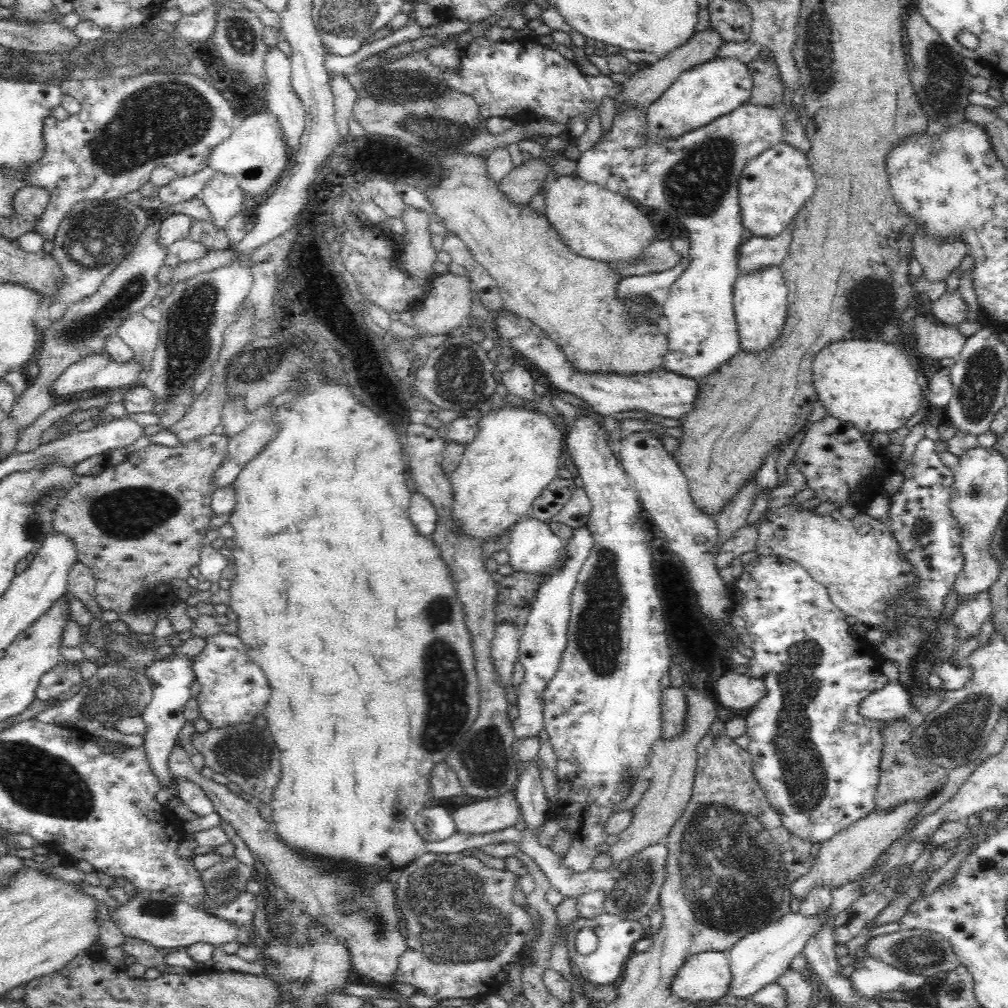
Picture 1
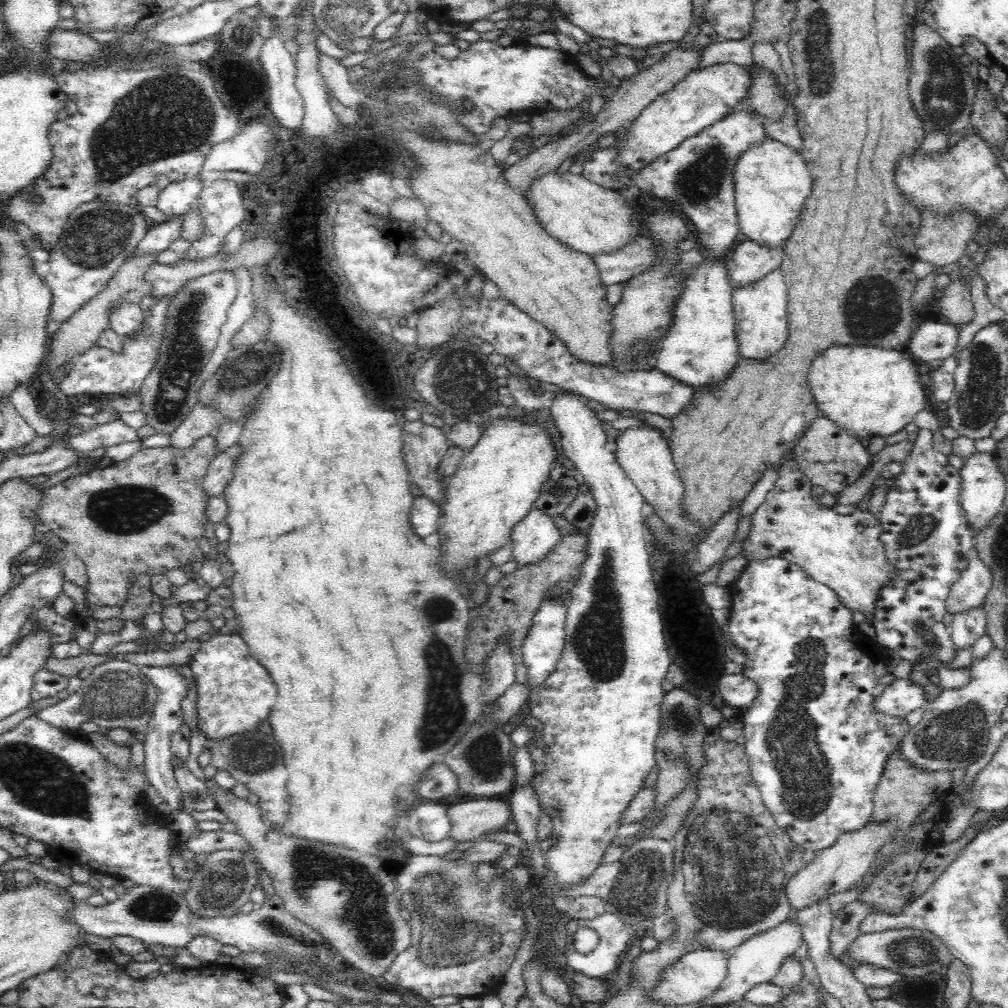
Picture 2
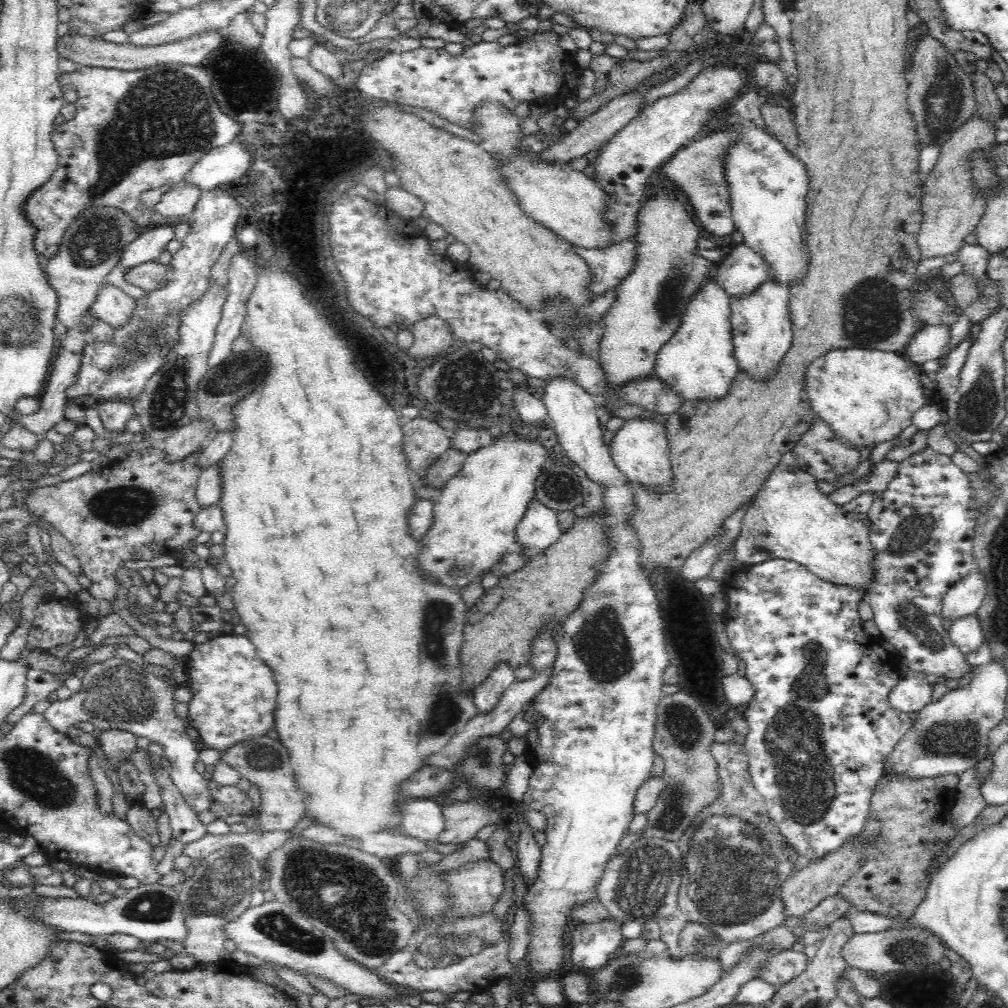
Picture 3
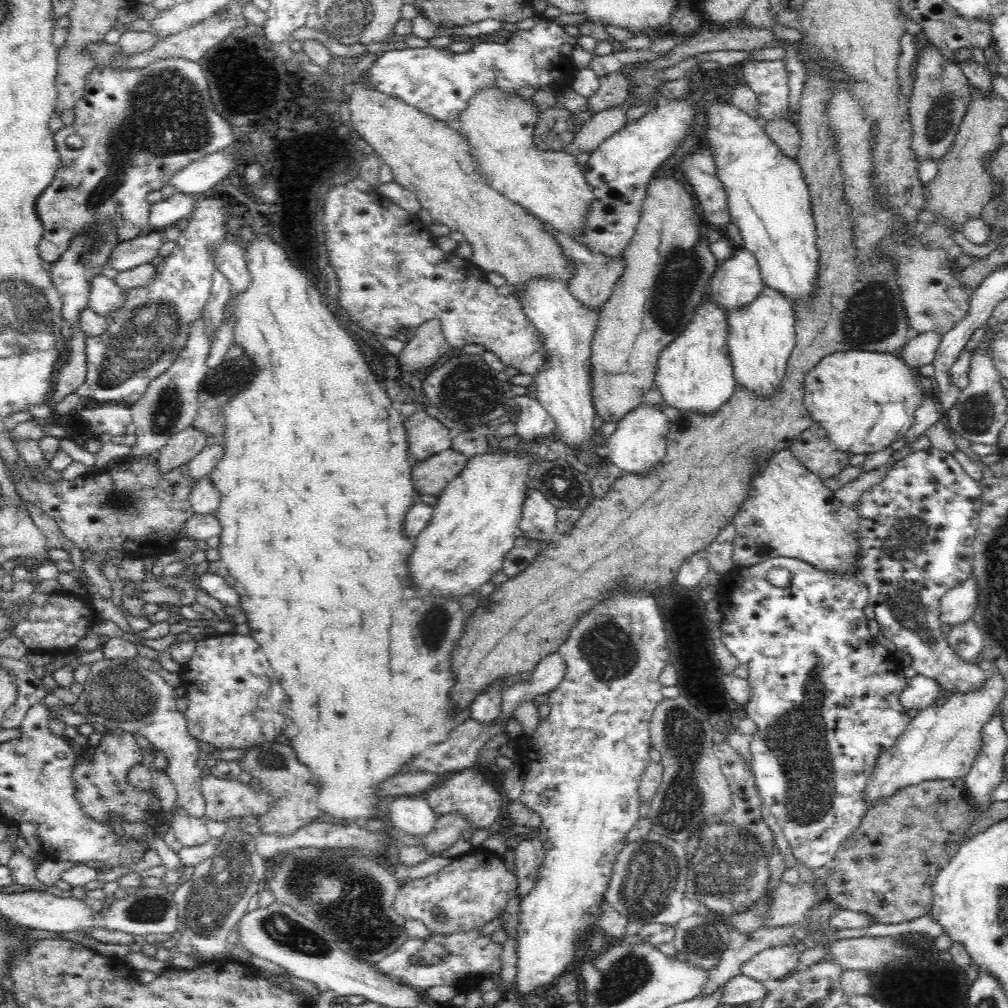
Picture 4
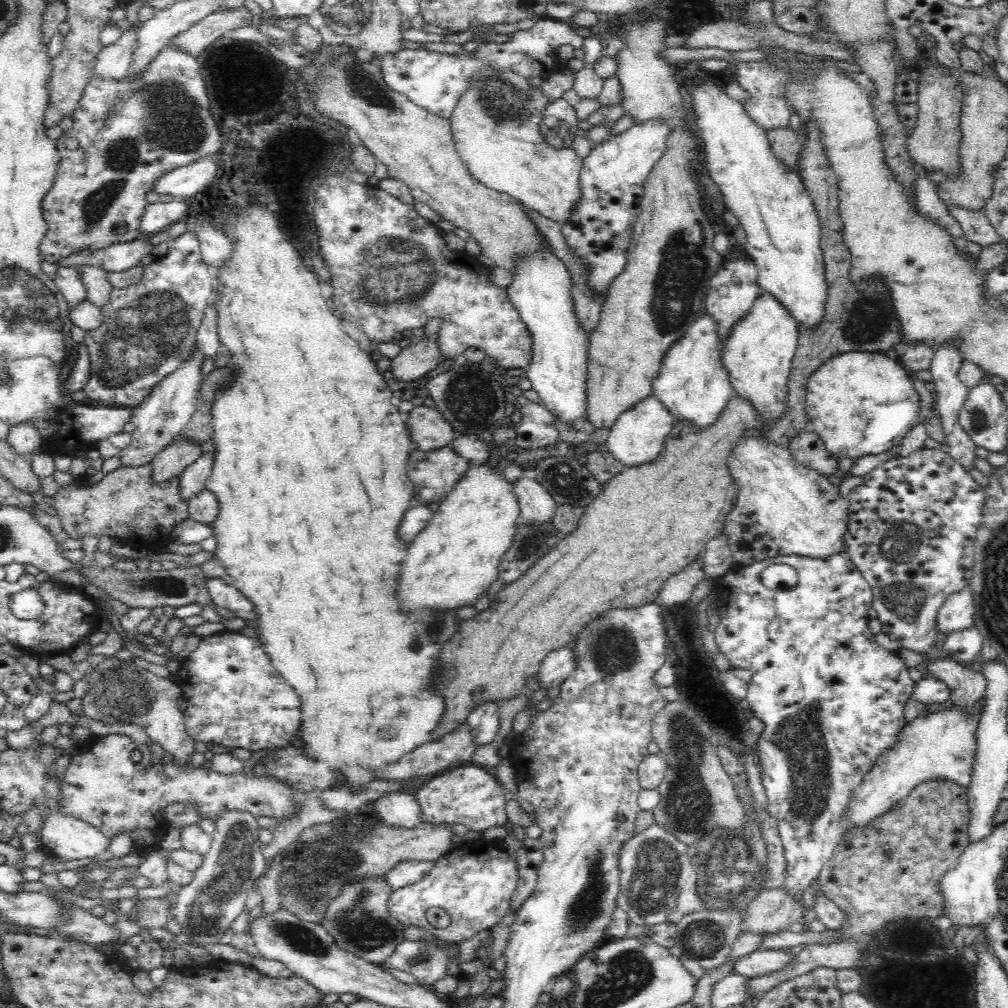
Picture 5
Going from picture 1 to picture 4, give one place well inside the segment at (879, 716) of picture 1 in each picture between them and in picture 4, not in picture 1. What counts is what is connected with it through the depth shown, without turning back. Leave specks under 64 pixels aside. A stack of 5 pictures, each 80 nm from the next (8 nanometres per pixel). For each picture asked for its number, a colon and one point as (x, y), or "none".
2: (898, 699)
3: (912, 693)
4: (919, 693)

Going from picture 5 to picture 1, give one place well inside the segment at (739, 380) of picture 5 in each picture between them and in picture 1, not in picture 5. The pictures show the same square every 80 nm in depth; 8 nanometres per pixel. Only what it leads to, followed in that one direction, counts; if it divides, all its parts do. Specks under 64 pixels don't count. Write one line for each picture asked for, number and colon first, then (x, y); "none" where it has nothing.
1: (760, 297)
2: (761, 309)
3: (762, 328)
4: (761, 336)

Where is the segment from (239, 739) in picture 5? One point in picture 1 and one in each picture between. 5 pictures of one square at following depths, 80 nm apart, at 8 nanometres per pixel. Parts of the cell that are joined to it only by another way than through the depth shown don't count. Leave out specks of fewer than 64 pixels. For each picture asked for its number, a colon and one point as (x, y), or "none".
1: (234, 690)
2: (234, 692)
3: (234, 691)
4: (235, 700)

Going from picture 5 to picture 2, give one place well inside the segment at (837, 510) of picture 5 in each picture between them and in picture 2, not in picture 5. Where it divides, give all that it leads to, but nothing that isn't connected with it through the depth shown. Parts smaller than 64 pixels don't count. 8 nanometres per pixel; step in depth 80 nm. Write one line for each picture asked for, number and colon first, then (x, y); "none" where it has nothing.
2: (846, 554)
3: (791, 518)
4: (788, 512)

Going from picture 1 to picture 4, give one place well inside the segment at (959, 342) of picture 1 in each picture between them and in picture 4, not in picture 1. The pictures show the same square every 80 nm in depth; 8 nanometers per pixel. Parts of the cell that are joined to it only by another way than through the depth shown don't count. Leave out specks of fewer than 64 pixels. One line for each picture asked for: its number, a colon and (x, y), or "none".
2: (932, 340)
3: (932, 342)
4: (919, 351)

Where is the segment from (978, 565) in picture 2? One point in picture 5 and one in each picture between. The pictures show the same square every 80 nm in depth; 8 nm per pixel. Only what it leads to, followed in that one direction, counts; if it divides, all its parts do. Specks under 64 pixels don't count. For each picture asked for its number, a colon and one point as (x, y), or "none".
3: (964, 598)
4: (958, 605)
5: (957, 611)

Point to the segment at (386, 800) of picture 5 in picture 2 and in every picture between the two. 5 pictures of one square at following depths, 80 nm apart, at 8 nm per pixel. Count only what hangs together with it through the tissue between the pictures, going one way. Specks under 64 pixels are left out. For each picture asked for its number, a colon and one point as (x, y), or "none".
2: (429, 820)
3: (421, 818)
4: (412, 814)

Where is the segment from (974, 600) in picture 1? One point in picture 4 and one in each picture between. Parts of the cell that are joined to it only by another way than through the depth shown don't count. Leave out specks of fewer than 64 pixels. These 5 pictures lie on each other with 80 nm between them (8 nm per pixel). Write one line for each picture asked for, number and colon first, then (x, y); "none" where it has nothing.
2: (967, 627)
3: (966, 633)
4: (967, 640)

